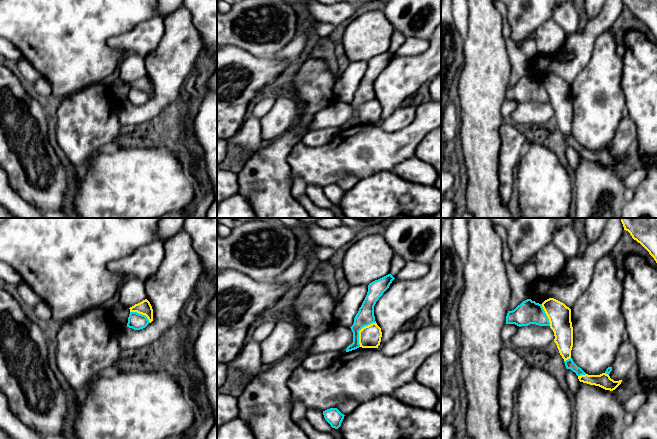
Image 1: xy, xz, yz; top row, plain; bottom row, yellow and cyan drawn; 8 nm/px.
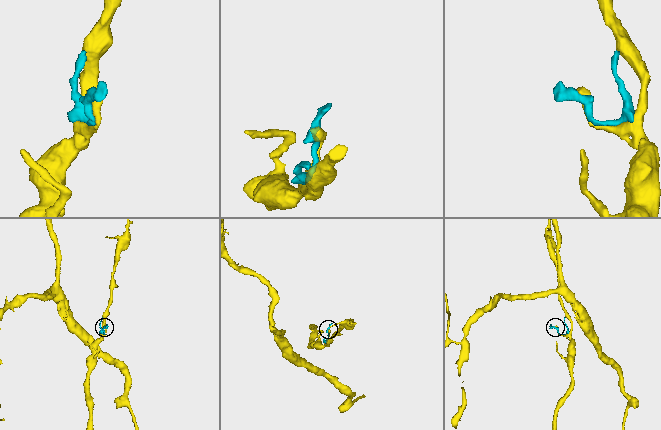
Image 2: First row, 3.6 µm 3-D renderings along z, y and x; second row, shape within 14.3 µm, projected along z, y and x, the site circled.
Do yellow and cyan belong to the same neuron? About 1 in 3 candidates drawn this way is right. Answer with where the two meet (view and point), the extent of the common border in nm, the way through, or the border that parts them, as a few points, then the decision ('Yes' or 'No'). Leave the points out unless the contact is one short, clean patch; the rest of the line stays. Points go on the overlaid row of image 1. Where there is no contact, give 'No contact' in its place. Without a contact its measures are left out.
Touches yellow at xz (359, 331). Shared border 240 nm. No

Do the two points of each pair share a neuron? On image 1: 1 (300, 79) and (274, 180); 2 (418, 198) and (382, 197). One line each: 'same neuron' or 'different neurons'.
1: same neuron
2: same neuron

